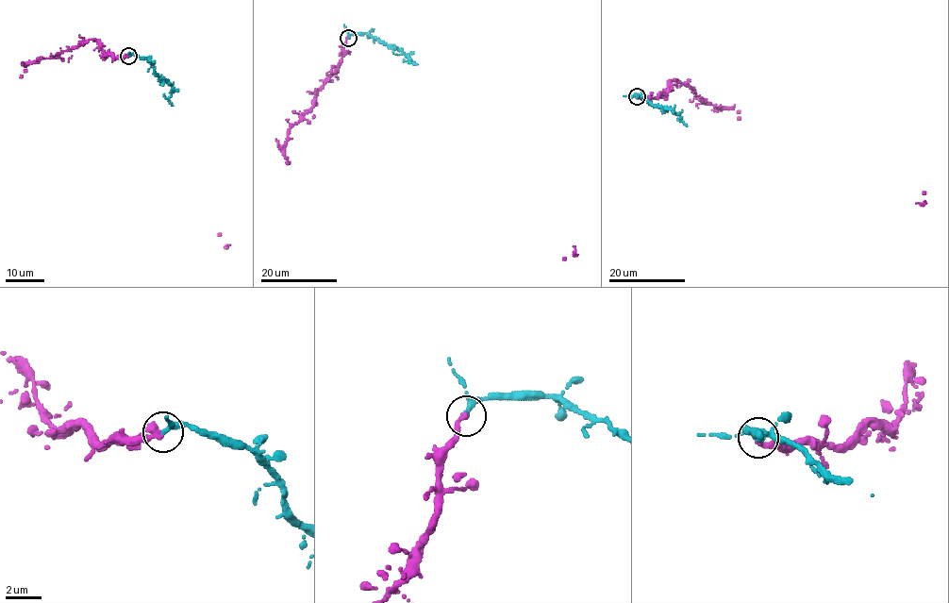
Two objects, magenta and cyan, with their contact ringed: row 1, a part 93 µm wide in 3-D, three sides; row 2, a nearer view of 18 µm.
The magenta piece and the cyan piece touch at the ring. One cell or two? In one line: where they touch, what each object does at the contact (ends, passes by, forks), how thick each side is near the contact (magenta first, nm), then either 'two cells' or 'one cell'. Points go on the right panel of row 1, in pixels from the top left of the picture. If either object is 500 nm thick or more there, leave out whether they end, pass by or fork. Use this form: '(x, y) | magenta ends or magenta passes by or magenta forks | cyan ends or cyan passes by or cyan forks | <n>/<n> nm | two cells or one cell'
(637, 96) | magenta ends | cyan passes by | 280/240 nm | one cell

